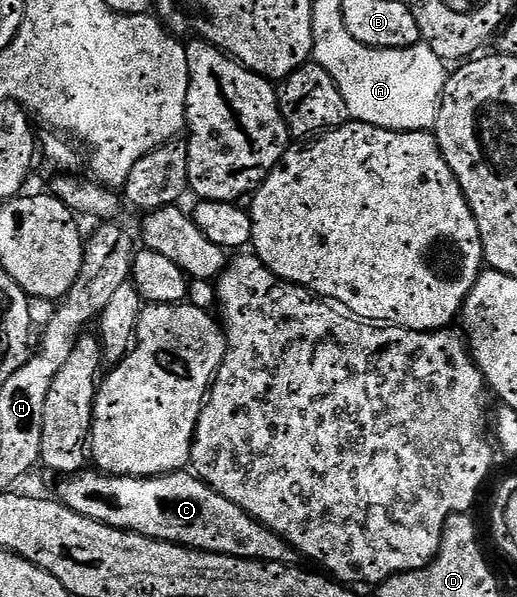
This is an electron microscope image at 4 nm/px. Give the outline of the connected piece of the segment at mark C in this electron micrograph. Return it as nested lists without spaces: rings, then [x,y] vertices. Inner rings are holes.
[[[83,470],[67,475],[56,492],[57,499],[68,505],[76,514],[92,518],[101,524],[119,528],[122,532],[135,532],[153,540],[167,540],[169,544],[182,544],[197,548],[199,552],[215,552],[245,560],[280,562],[290,566],[299,559],[300,553],[280,534],[252,518],[236,502],[224,498],[215,488],[199,480],[189,471],[169,472],[163,476],[107,476],[97,470]]]

